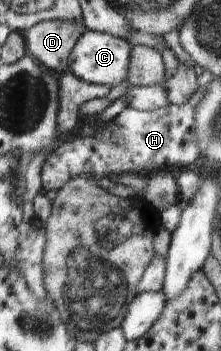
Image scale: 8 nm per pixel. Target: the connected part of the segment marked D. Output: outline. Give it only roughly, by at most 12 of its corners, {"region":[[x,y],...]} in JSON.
{"region":[[42,21],[23,33],[27,55],[67,72],[83,22]]}

